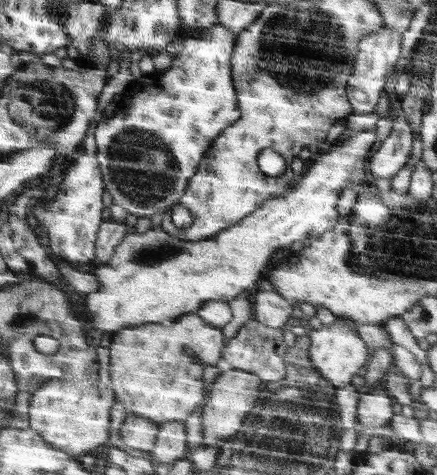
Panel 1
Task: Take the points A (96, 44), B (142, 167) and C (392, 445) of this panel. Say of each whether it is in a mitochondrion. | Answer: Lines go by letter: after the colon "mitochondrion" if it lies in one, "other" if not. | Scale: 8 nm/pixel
A: other
B: mitochondrion
C: other

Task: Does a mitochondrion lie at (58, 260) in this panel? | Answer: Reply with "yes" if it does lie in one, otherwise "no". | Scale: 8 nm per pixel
no

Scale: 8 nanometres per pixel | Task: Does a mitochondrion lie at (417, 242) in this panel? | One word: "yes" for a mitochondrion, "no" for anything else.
yes

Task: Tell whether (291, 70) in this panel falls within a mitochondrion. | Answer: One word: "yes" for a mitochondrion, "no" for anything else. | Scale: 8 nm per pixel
yes

